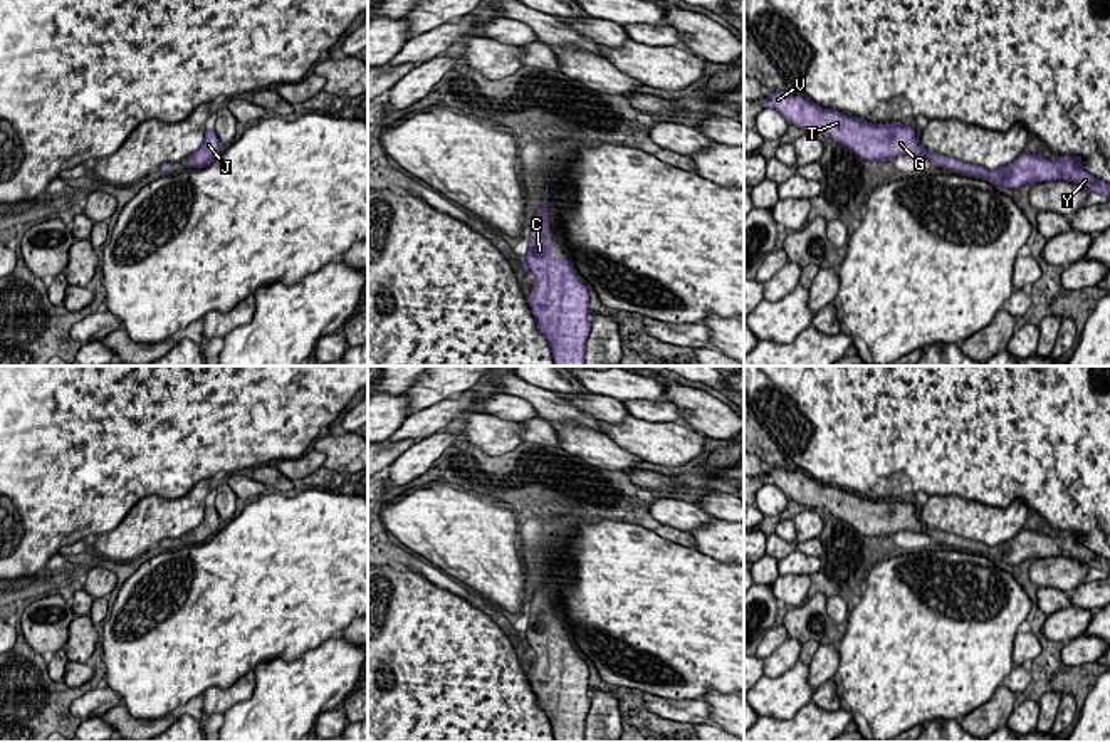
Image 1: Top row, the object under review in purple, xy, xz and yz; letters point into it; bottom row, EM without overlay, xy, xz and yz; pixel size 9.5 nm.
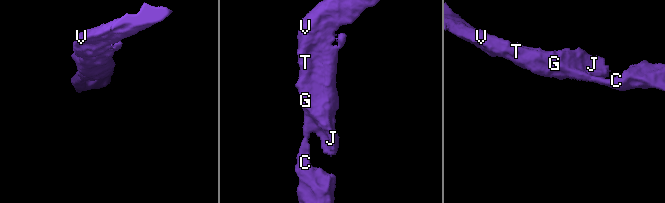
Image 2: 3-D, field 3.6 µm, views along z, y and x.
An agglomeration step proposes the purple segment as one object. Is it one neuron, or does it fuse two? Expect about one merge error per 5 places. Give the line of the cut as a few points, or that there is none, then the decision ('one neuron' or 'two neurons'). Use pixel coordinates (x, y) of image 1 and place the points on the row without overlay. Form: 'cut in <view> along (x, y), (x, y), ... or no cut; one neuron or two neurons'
no cut; one neuron

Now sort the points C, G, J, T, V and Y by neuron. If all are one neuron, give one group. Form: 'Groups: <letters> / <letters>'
Groups: C G J T V Y

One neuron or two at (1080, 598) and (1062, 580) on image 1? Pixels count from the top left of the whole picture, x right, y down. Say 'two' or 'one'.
two

